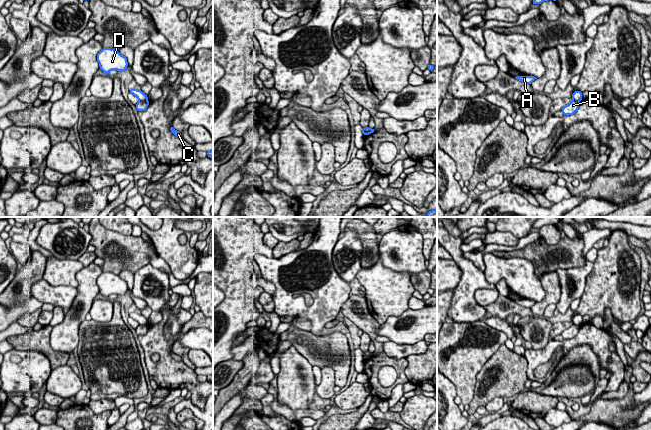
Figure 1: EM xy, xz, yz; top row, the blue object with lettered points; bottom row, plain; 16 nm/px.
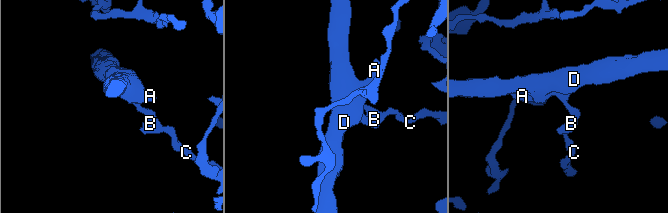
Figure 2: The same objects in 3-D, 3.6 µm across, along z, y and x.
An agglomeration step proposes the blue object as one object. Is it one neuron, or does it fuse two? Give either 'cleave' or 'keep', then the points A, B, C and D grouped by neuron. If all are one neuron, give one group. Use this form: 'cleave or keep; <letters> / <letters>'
cleave; A D / B C

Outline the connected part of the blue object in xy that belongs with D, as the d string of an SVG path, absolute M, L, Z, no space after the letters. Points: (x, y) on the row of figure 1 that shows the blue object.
M103 48L97 54L97 61L99 63L100 69L104 72L105 75L111 70L125 71L129 66L127 58L111 48Z

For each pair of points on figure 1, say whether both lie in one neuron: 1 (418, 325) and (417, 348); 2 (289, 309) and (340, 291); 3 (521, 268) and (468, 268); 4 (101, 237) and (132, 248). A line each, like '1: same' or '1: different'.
1: different
2: same
3: different
4: same

